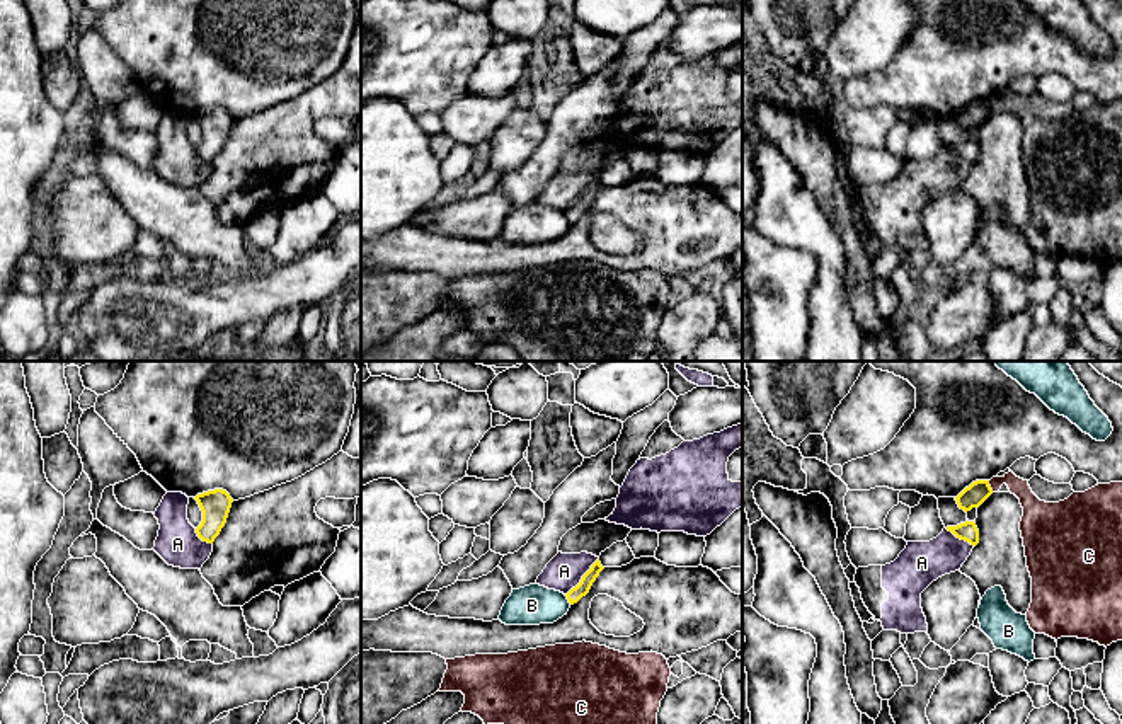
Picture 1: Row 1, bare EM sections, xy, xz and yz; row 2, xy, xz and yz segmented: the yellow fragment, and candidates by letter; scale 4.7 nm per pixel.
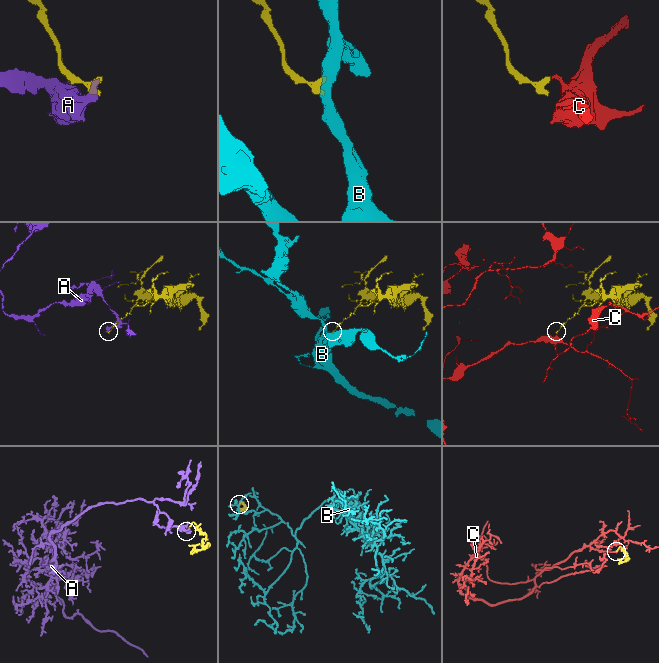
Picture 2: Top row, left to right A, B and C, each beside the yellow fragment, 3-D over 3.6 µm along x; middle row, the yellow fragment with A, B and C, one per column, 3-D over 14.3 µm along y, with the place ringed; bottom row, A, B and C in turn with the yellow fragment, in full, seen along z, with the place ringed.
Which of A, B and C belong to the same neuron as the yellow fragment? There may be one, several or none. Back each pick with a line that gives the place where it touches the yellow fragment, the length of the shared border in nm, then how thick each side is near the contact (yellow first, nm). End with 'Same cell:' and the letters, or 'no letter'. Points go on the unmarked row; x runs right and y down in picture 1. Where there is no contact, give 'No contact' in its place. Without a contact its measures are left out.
Same cell: no letter

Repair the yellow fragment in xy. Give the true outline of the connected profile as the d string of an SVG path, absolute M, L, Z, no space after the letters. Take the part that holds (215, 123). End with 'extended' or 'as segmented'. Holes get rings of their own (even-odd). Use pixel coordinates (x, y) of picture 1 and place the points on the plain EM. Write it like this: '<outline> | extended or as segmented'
M223 107L197 112L194 118L203 129L203 140L196 152L203 160L213 162L226 141L233 118Z | as segmented

